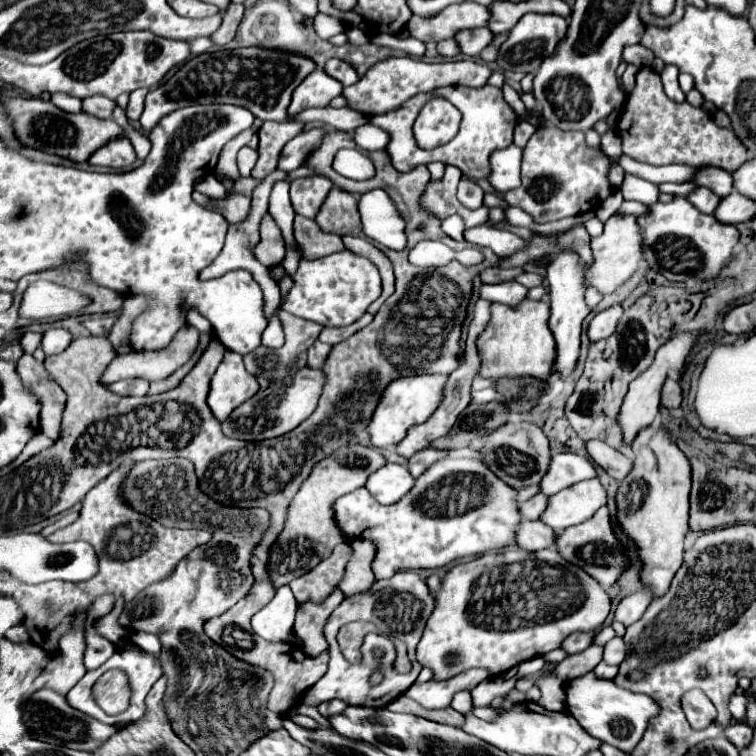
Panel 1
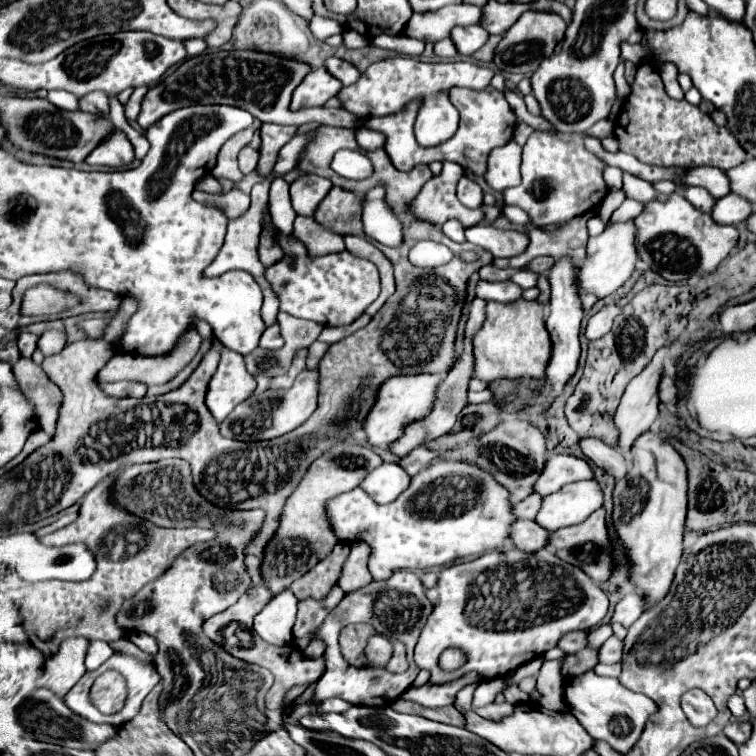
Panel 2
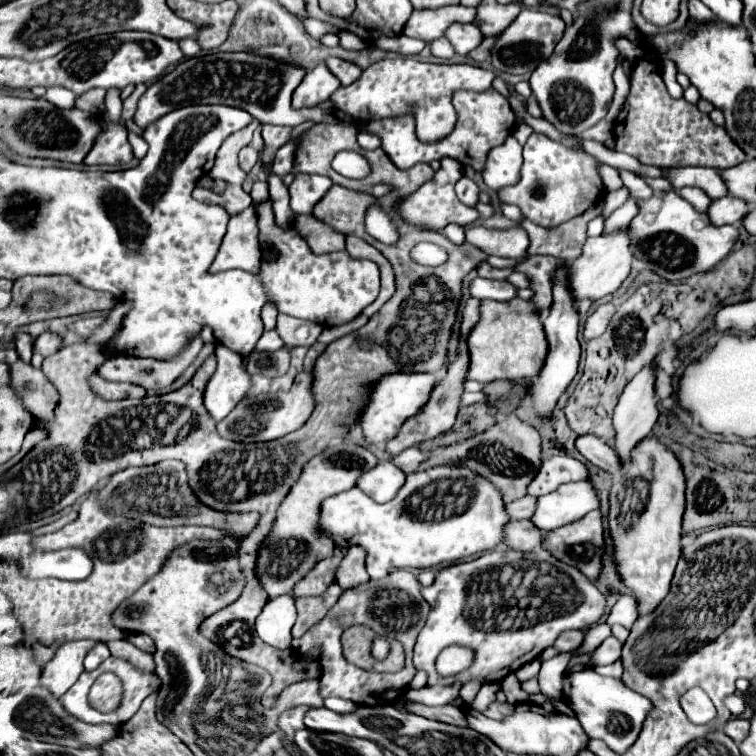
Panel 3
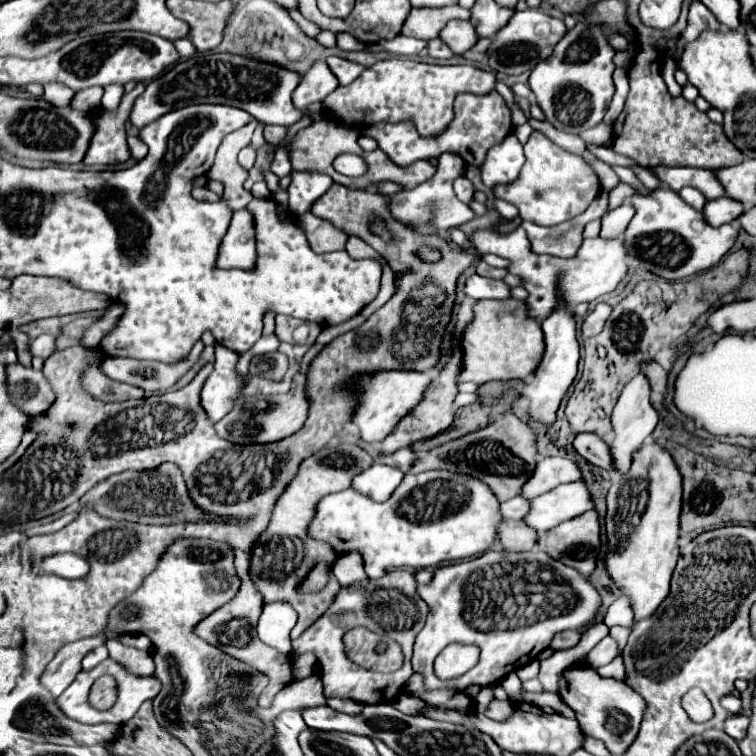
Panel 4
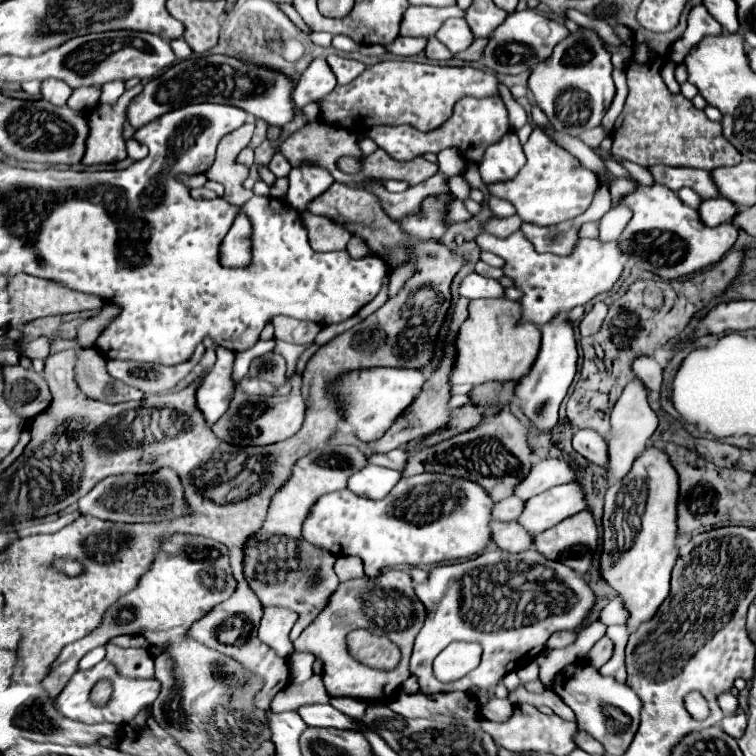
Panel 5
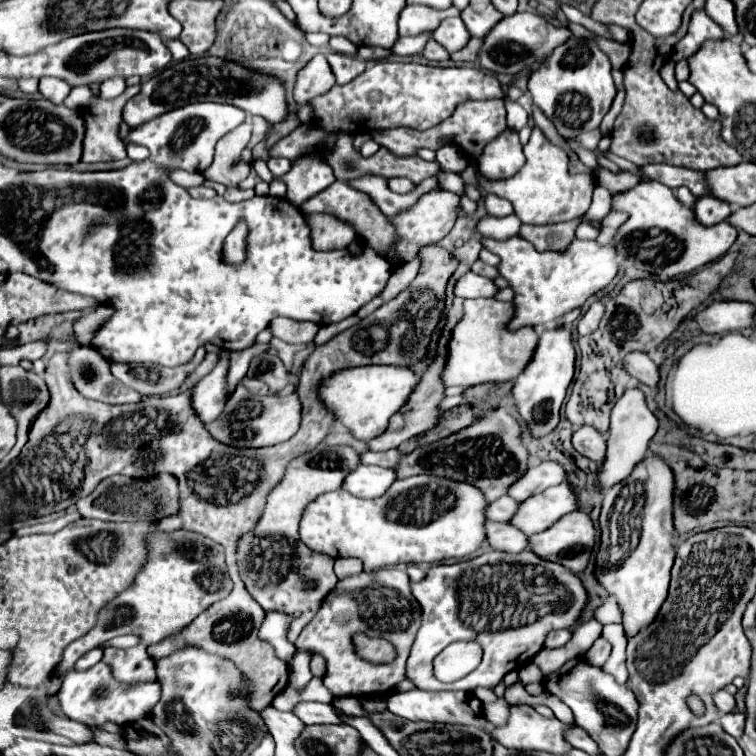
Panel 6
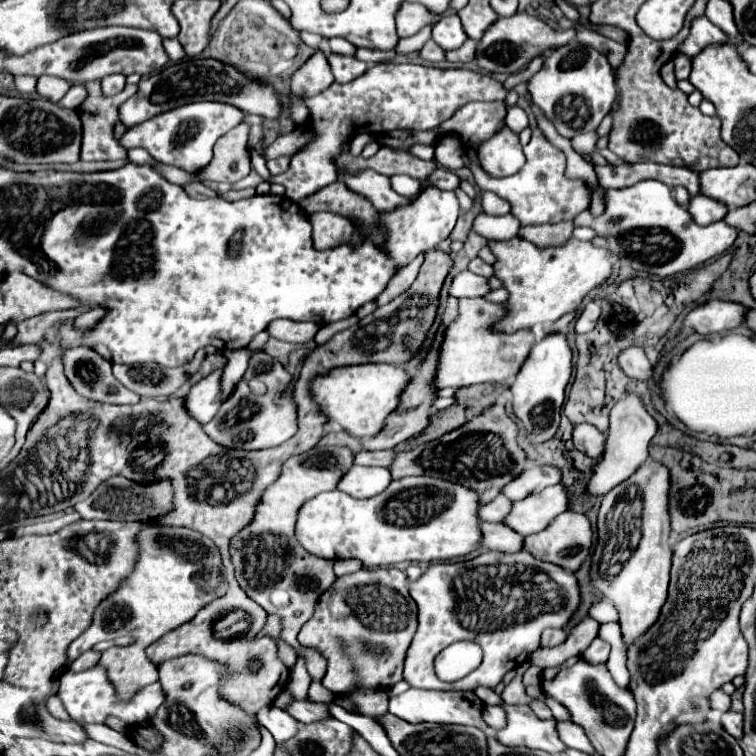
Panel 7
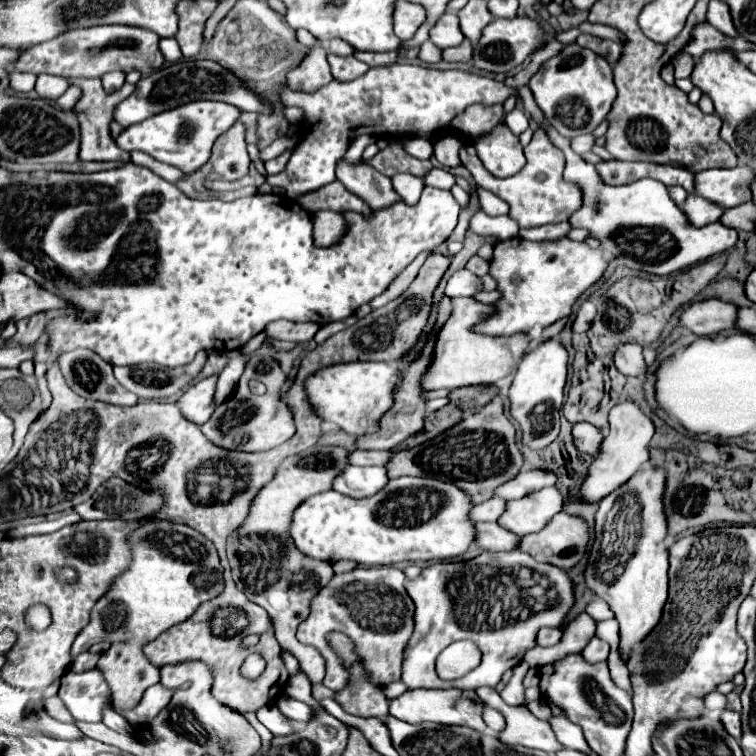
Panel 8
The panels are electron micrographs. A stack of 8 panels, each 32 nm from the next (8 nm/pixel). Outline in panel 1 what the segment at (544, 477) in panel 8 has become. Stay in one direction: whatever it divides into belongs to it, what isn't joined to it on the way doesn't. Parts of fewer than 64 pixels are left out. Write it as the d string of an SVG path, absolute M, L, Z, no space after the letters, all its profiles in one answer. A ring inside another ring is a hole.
M554 454L548 472L540 480L540 492L550 496L580 480L594 478L596 470L588 458L576 454Z

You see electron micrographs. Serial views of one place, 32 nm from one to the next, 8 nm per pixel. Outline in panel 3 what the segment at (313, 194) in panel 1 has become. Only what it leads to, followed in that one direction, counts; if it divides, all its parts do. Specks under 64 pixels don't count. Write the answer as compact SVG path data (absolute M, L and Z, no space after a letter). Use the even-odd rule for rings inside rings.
M296 174L290 184L290 208L294 214L310 214L314 204L328 192L332 180L318 174Z

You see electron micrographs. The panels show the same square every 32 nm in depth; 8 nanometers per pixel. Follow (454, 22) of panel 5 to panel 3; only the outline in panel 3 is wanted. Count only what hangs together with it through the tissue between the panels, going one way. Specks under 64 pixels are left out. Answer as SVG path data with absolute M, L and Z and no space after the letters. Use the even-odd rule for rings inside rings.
M450 24L444 32L444 38L452 44L456 54L468 54L482 42L482 34L474 24Z

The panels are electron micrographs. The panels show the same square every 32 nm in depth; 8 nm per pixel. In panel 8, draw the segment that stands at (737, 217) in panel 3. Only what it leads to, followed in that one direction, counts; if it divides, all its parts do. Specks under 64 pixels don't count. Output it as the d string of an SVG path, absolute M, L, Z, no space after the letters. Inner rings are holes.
M688 194L682 210L684 210L688 222L694 224L694 226L712 224L722 216L722 208L718 208L716 204L708 202L708 200L700 198L700 196L694 196L694 194Z

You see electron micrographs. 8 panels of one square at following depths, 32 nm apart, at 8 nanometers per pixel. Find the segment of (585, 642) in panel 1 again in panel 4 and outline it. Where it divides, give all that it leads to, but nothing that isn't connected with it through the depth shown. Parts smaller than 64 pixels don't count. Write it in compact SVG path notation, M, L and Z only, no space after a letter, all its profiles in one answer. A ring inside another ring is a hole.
M564 630L564 632L558 632L558 634L552 638L550 648L552 648L552 650L564 650L564 648L574 646L578 640L580 640L580 632L578 632L578 630Z

